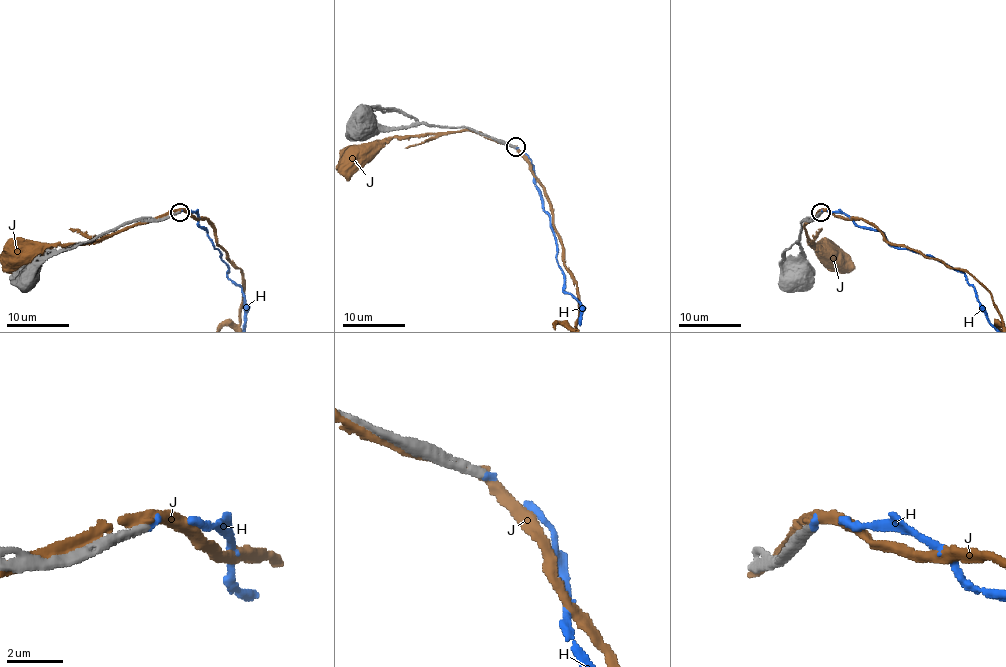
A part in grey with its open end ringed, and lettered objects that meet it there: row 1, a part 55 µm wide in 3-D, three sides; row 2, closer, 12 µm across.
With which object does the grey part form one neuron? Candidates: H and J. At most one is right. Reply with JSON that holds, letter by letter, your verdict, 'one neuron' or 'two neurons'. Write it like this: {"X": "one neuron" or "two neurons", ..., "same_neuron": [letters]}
{"H": "one neuron", "J": "two neurons", "same_neuron": ["H"]}

